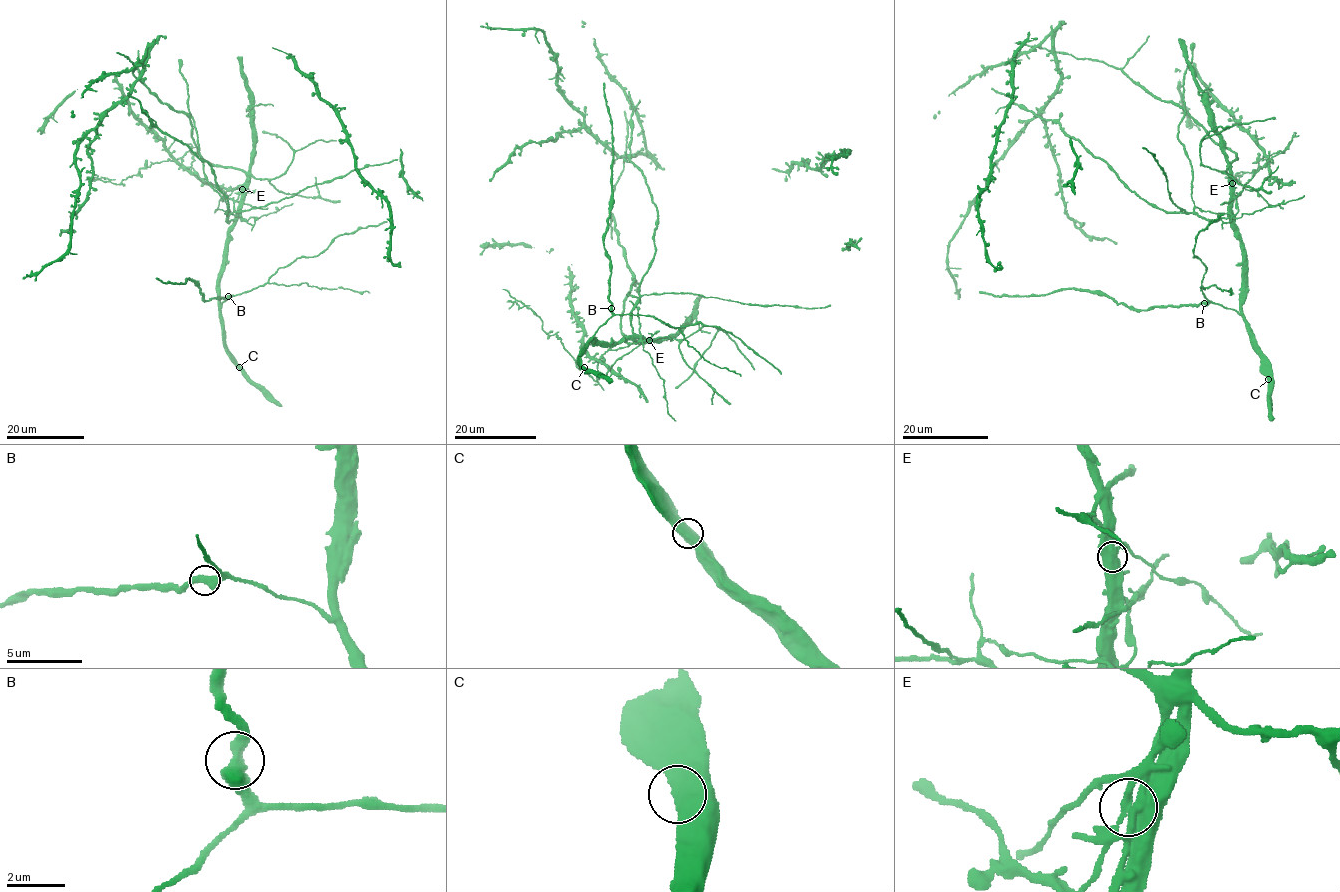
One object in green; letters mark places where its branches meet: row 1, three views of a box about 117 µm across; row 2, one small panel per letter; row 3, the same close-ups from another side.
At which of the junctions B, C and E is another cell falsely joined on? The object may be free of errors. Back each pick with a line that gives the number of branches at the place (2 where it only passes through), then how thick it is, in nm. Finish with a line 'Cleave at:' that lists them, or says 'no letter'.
E: branches 2; calibre 480 nm
Cleave at: E

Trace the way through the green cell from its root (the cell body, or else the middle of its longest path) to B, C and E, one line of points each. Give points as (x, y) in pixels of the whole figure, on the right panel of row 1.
B: (1192, 197), (1194, 211), (1206, 219), (1228, 218), (1241, 246), (1242, 308), (1238, 311), (1204, 303)
C: (1192, 197), (1195, 212), (1206, 219), (1228, 218), (1236, 231), (1242, 260), (1242, 317), (1268, 379)
E: (1192, 197), (1194, 211), (1201, 216), (1214, 220), (1226, 218), (1232, 183)

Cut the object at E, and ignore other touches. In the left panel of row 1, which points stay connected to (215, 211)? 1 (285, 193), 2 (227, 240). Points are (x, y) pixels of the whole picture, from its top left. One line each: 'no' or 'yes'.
1: no
2: no

